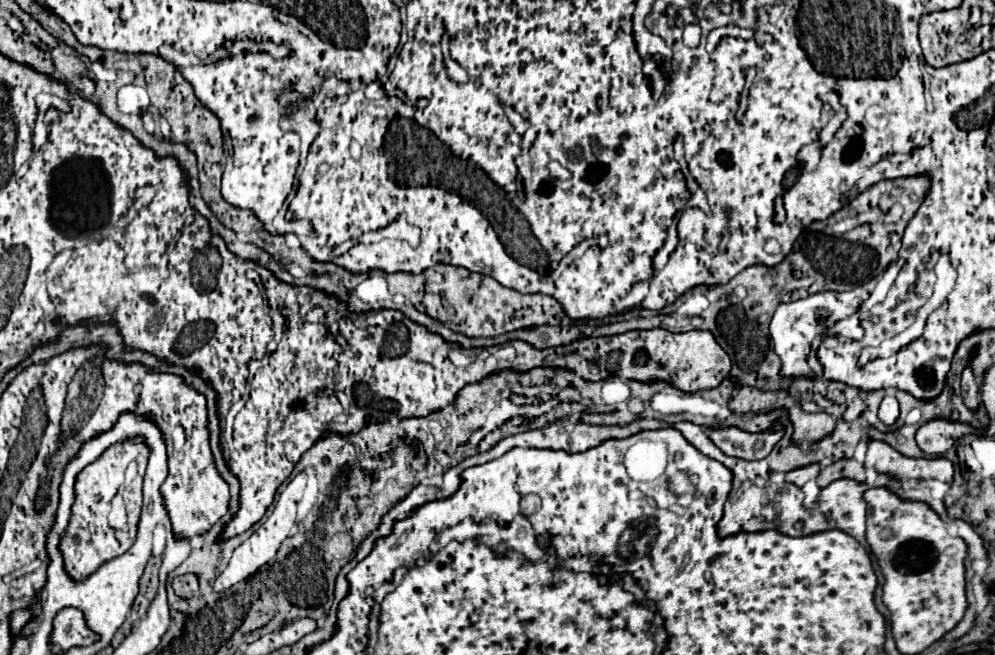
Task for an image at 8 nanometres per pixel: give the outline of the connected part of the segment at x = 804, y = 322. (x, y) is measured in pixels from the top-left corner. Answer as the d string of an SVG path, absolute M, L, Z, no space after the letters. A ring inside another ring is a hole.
M877 276L867 282L867 284L857 286L857 288L853 288L850 291L817 292L817 294L807 296L803 300L795 300L795 302L789 302L789 304L781 304L775 310L773 320L771 320L771 340L773 340L775 352L779 354L781 364L783 364L783 369L781 369L780 374L782 376L797 376L797 352L801 353L801 342L813 340L819 334L821 328L825 330L825 328L833 326L835 322L845 320L845 318L857 312L862 301L869 297L879 279L879 276Z

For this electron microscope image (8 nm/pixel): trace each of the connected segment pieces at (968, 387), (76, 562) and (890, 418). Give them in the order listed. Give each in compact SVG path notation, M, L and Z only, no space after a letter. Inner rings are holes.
M965 366L963 374L961 374L961 396L963 396L963 402L969 410L977 410L977 406L979 406L979 384L975 382L971 366Z
M129 438L125 442L109 446L95 462L87 464L75 478L75 502L71 506L71 518L59 544L65 572L75 580L91 576L101 564L121 556L135 542L135 530L141 514L141 484L151 450L147 444L145 450L141 450L141 446L133 446L133 442L137 442L137 438ZM115 496L121 496L125 504L127 530L117 530L109 526L109 510Z
M887 394L887 396L883 398L883 404L881 404L881 408L879 408L879 418L881 418L887 426L895 424L895 420L899 418L899 404L897 404L897 398L895 398L895 396Z

